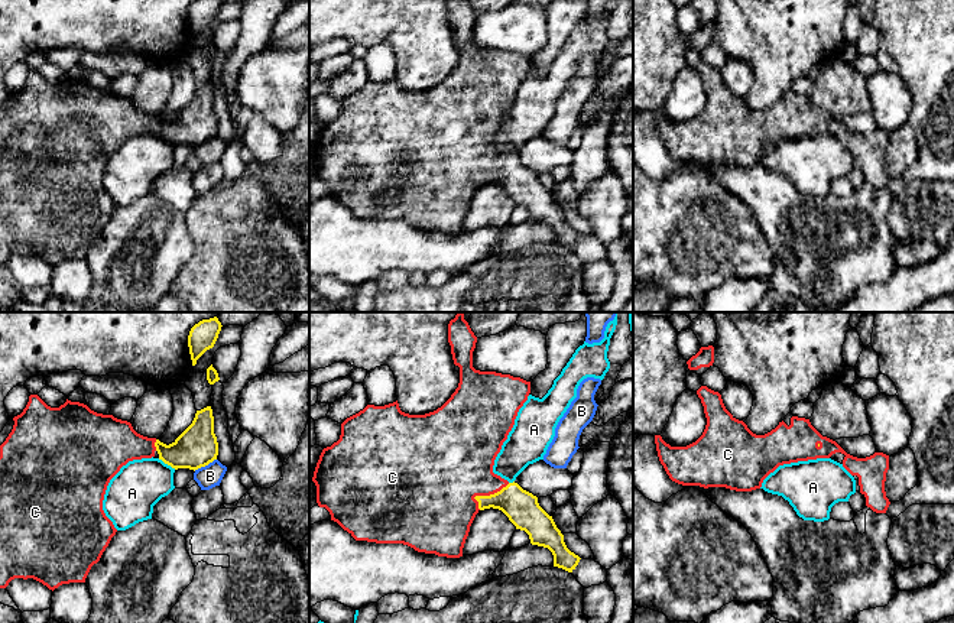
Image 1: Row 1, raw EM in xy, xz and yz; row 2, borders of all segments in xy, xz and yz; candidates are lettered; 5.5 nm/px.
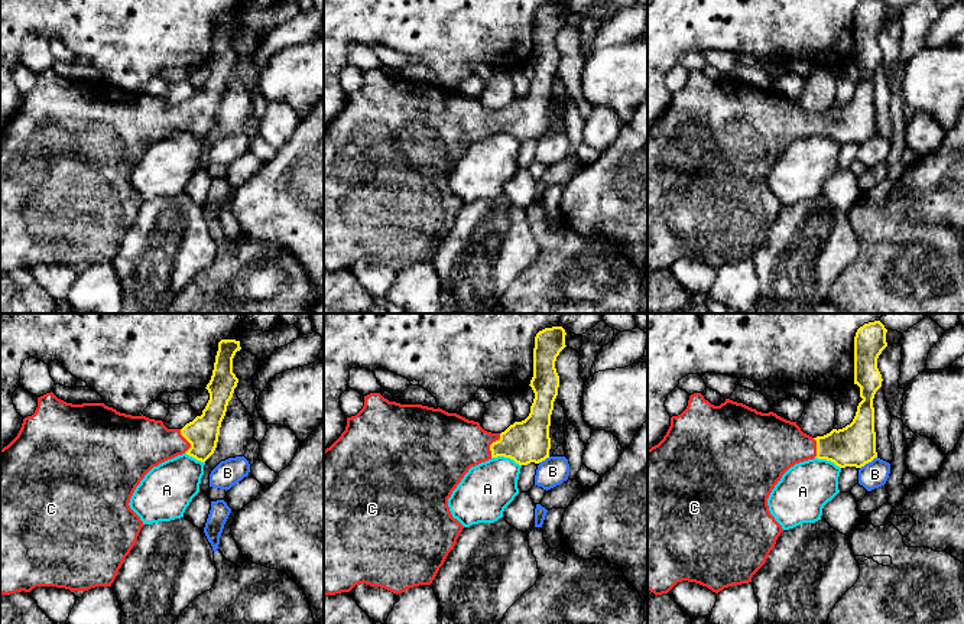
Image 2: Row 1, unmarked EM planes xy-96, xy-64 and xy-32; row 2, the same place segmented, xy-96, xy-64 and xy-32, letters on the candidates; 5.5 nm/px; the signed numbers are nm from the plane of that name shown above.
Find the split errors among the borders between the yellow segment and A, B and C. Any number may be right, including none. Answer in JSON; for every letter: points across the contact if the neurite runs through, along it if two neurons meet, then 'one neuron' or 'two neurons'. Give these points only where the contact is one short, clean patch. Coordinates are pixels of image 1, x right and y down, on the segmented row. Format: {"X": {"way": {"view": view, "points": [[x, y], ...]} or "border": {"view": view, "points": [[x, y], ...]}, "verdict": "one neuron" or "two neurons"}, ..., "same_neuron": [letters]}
{"A": {"border": {"view": "xy", "points": [[158, 458], [175, 469]]}, "verdict": "two neurons"}, "B": {"border": {"view": "xy", "points": [[216, 458], [194, 470]]}, "verdict": "two neurons"}, "C": {"way": {"view": "xz", "points": [[522, 508], [506, 496], [486, 496], [454, 464]]}, "verdict": "one neuron"}, "same_neuron": ["C"]}

